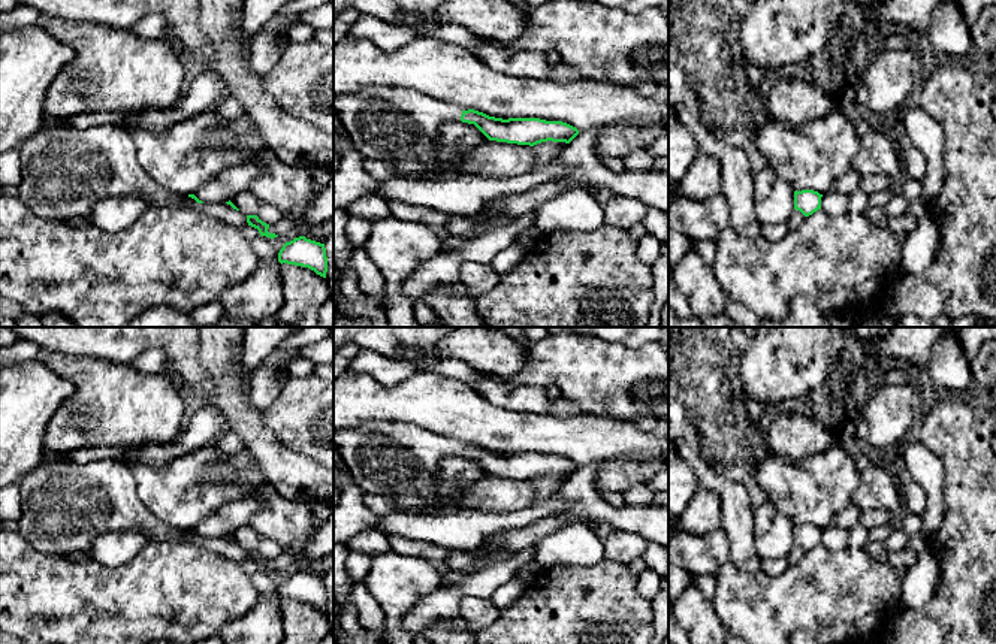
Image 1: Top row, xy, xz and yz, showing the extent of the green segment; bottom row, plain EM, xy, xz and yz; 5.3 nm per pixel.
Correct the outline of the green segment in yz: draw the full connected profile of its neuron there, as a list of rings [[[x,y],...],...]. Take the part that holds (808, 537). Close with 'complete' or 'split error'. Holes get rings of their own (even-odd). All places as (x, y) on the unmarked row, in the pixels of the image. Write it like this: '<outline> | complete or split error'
[[[814,524],[794,526],[794,544],[805,551],[823,544],[830,551],[839,551],[849,547],[849,530],[839,526],[820,529]]] | split error

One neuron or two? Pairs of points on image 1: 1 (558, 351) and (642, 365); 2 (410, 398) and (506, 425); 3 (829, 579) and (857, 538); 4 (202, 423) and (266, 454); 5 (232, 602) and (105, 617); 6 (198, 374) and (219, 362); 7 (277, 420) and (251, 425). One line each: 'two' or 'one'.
1: one
2: one
3: two
4: two
5: one
6: two
7: two

